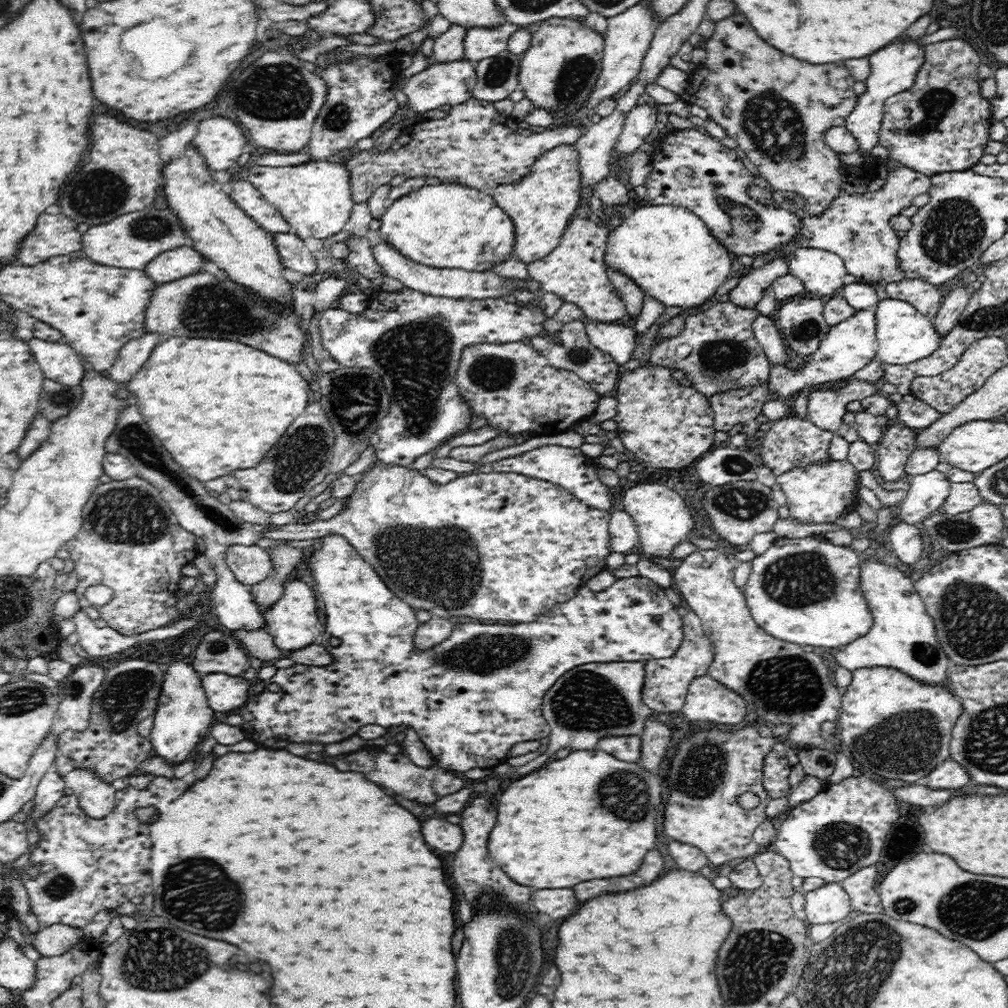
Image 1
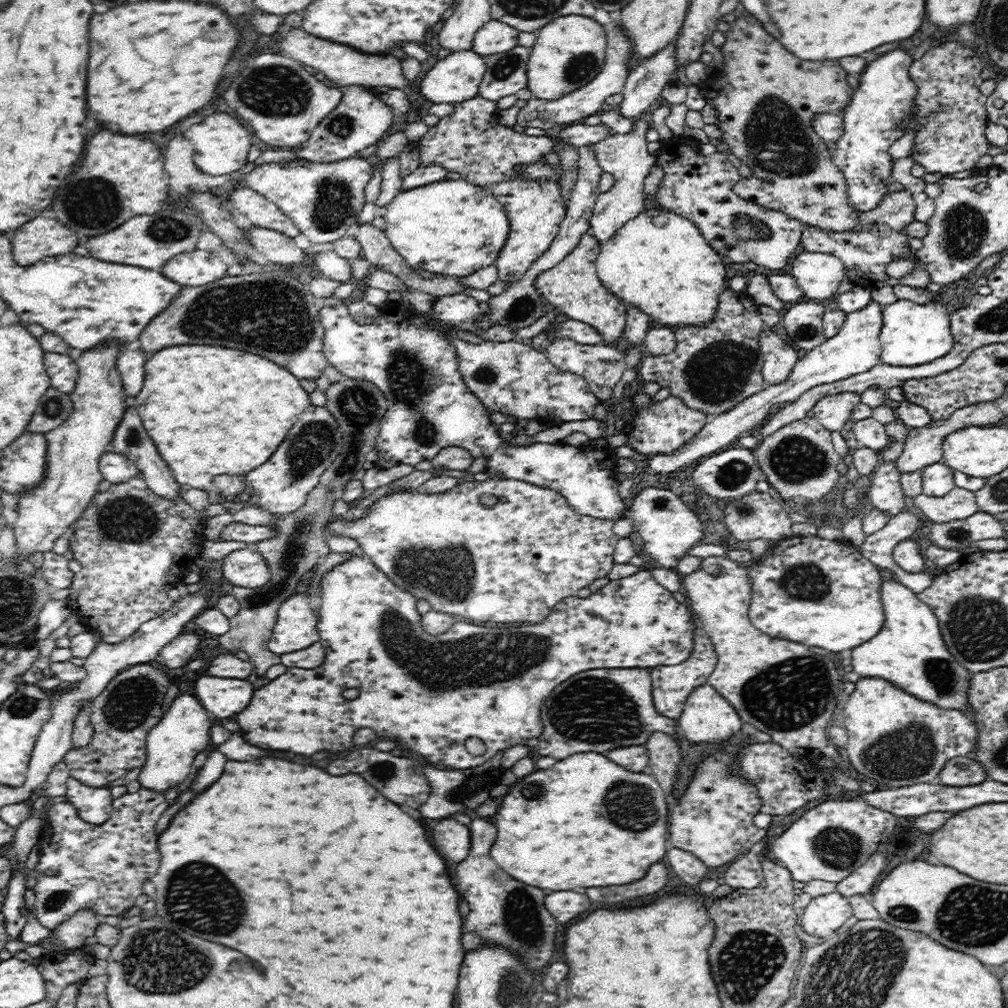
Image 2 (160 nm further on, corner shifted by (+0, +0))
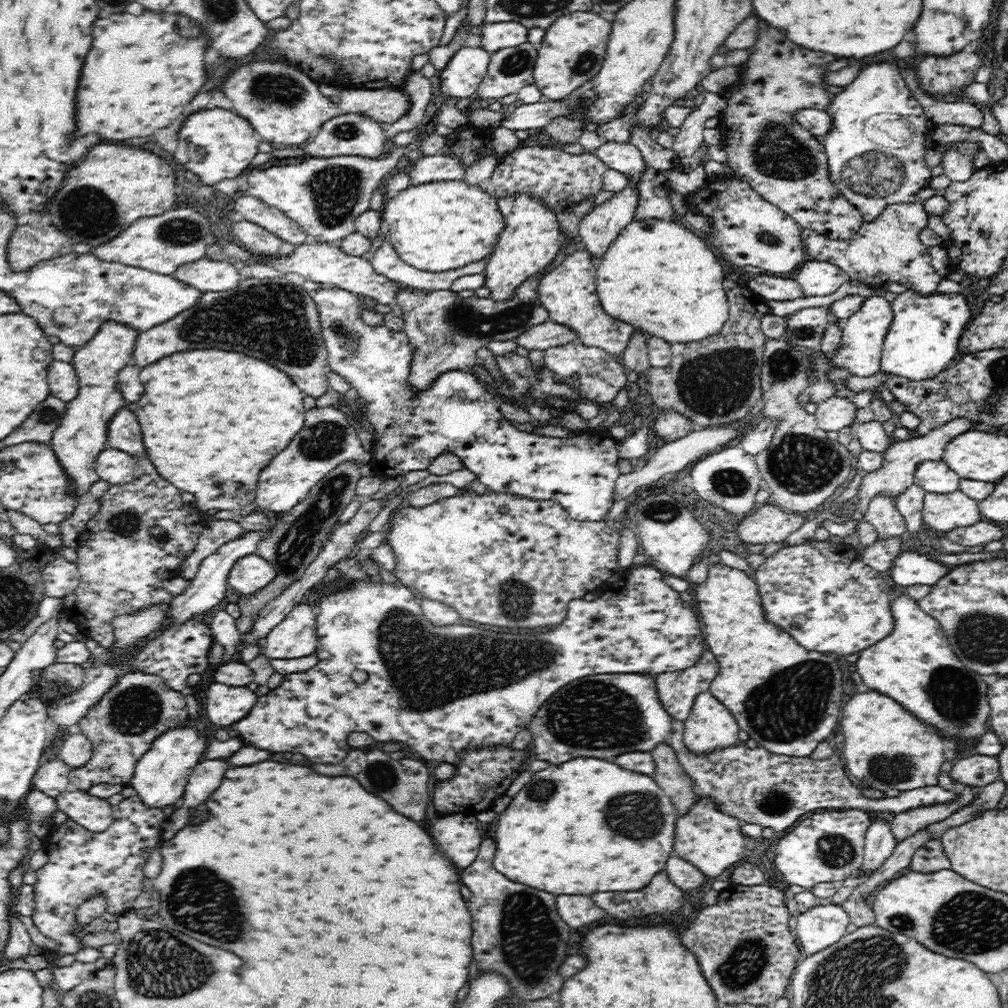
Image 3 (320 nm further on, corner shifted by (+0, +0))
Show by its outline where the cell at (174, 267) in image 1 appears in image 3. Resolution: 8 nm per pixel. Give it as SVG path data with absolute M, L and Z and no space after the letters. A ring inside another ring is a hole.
M206 256L197 261L183 264L172 275L176 277L176 280L185 282L190 286L201 290L202 293L229 291L235 289L241 281L239 265L234 262L214 261L206 258Z

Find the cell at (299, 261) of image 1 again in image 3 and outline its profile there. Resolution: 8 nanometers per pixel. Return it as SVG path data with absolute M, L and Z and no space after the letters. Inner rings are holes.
M246 219L232 224L231 233L233 237L244 245L244 248L254 254L278 254L282 248L282 241L278 236L271 234L268 230L257 224L248 222Z

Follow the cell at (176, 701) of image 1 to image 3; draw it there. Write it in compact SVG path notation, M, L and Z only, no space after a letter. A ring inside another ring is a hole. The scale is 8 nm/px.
M198 721L193 722L195 724L192 724L192 728L172 729L161 734L152 743L150 750L136 762L130 785L146 807L163 809L176 804L184 794L190 773L203 760L208 739L205 733L196 733L194 726Z

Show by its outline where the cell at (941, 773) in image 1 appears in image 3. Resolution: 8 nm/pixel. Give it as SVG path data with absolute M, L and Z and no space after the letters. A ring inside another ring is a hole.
M970 755L957 762L952 775L963 785L983 787L1000 779L1000 763L996 756Z

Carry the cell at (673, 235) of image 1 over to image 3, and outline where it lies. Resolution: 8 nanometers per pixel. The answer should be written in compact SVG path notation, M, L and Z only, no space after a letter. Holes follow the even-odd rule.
M648 219L628 223L600 260L596 262L596 267L596 288L604 312L612 319L632 325L646 336L656 336L656 338L660 338L671 345L674 343L698 342L716 334L729 319L729 297L723 287L724 270L722 269L722 263L716 259L714 252L706 246L702 238L689 230L688 227L680 225L680 223L668 222L666 219Z

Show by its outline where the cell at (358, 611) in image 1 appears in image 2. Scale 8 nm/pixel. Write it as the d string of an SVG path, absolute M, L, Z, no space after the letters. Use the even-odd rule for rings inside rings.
M356 554L347 562L336 566L330 572L324 575L321 581L322 606L318 611L317 629L319 633L319 643L325 650L324 662L313 669L305 669L300 667L290 667L286 669L284 674L271 680L267 685L253 692L251 701L244 710L232 718L240 726L242 736L246 738L246 742L264 748L264 750L292 750L304 756L312 756L314 752L326 750L326 752L340 752L346 750L346 746L353 747L352 734L359 728L368 727L380 738L398 738L404 741L414 752L423 756L432 764L442 764L448 769L465 770L466 768L474 768L484 764L486 760L490 760L492 756L498 754L504 748L516 746L528 738L536 738L542 734L542 721L540 712L548 695L565 680L568 680L575 674L584 672L585 670L594 669L633 669L645 668L653 669L657 666L674 666L681 662L687 661L691 657L694 646L696 646L696 627L692 619L691 610L683 606L675 600L673 592L668 591L664 586L658 584L650 567L640 568L632 576L612 580L606 584L600 591L592 593L587 598L569 597L561 601L542 622L536 624L521 624L509 626L496 626L495 628L482 627L480 624L474 626L474 622L470 624L466 622L455 622L446 632L438 635L430 635L421 625L421 616L417 608L417 598L410 593L396 587L396 584L390 578L384 575L371 560L367 559L363 554ZM344 690L358 690L358 696L354 699L346 699L342 692ZM468 738L480 738L486 745L486 751L481 756L474 756L468 751L464 743Z

